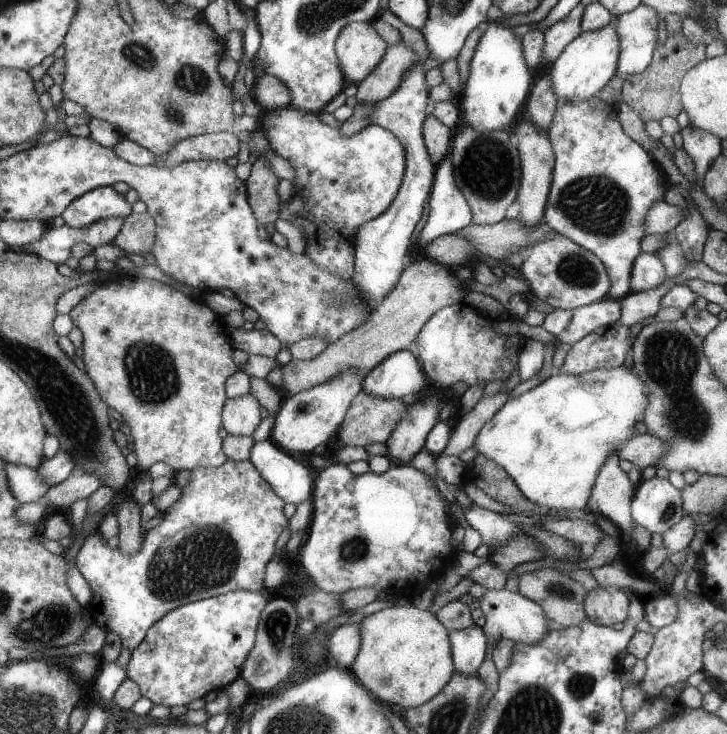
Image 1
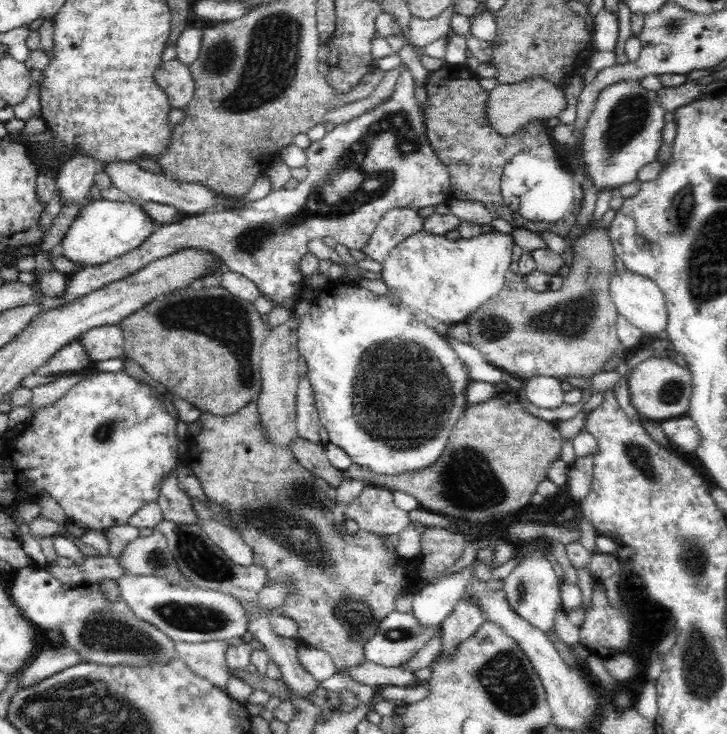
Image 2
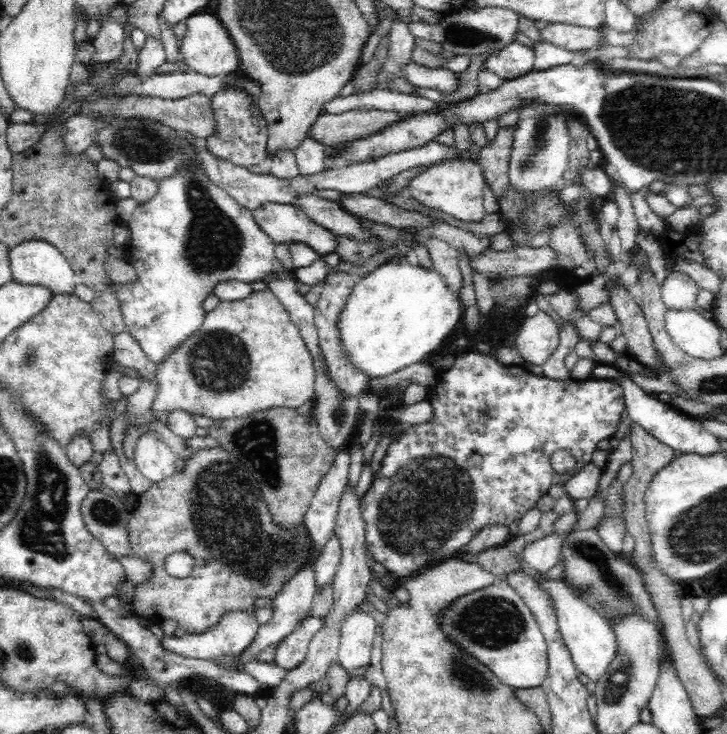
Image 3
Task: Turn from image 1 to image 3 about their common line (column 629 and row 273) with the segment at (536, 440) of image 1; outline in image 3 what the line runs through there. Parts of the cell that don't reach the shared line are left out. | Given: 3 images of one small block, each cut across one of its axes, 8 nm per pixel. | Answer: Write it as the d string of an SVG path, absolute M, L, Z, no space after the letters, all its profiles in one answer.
M407 261L387 262L360 278L347 296L347 302L339 314L340 339L346 355L363 371L365 378L382 378L407 366L429 360L442 349L444 340L450 336L460 320L459 297L443 281L436 270L426 271Z

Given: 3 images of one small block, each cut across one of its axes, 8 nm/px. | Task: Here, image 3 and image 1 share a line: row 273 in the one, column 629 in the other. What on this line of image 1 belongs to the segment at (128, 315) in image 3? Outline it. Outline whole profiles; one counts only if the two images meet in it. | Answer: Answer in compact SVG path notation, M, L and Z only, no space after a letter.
M596 95L587 98L587 100L581 100L581 102L563 102L563 100L559 100L555 106L554 116L551 118L551 124L546 134L550 138L550 145L554 150L554 168L549 195L547 196L546 210L543 212L542 221L546 222L557 234L561 234L567 240L571 240L571 242L595 253L595 256L606 266L606 272L610 278L610 290L603 298L621 300L630 290L631 264L634 264L635 258L640 254L639 242L641 242L641 238L645 235L645 214L651 208L651 204L663 200L663 194L665 194L665 174L663 174L660 168L657 168L657 164L649 158L649 154L623 132L617 118L617 109L611 107L609 104L605 104L605 102L601 102Z

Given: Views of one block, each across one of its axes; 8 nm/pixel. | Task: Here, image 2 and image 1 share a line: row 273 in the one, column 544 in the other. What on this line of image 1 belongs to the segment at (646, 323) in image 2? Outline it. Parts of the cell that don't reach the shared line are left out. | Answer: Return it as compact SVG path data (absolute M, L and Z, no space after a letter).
M505 588L501 590L486 589L483 596L477 599L482 610L485 623L481 627L486 640L497 642L499 639L509 639L529 646L537 646L537 642L547 632L546 614L542 608L528 598L523 598L519 593L509 592Z

